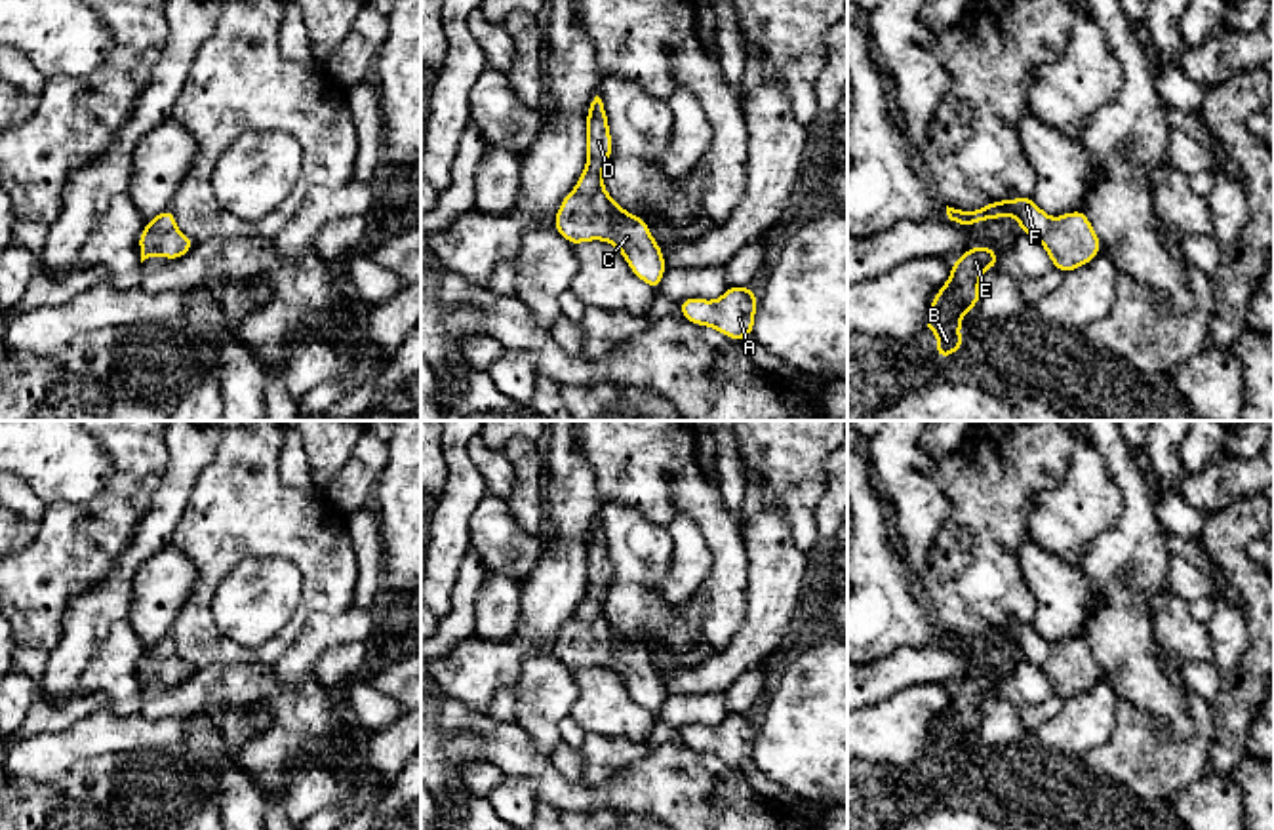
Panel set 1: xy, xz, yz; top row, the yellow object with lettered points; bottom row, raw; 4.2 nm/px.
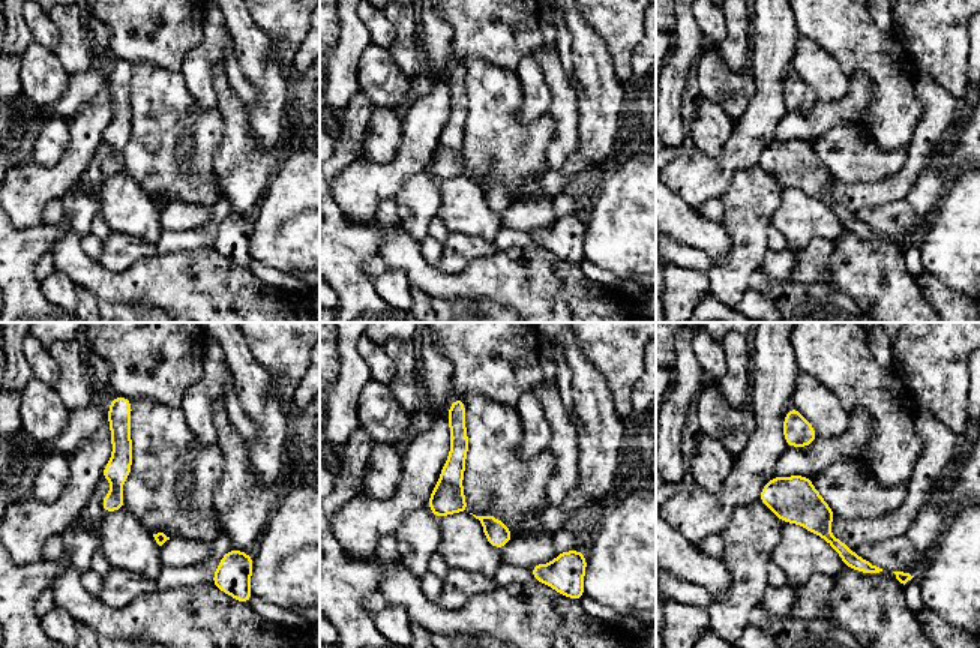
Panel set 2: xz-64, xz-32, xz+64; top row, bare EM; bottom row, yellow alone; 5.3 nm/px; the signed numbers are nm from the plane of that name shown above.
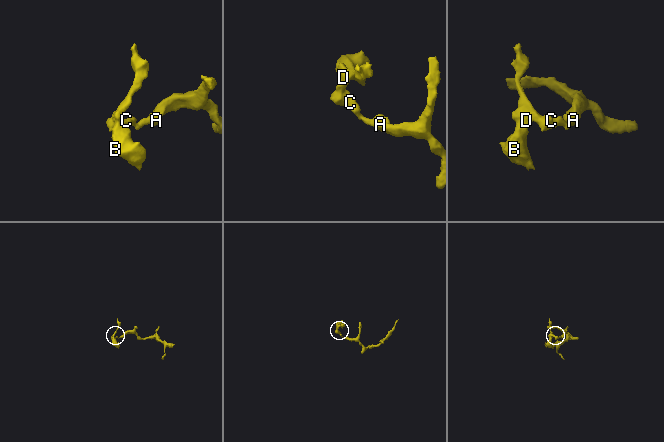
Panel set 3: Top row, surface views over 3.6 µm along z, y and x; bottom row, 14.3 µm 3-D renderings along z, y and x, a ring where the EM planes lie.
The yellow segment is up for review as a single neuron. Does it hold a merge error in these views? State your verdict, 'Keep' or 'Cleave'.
Cleave

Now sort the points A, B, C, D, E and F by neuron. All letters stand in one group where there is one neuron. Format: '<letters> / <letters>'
A C / B D E F

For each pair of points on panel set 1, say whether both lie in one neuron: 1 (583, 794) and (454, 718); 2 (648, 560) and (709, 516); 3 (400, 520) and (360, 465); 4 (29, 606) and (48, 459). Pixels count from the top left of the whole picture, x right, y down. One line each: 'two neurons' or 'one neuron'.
1: one neuron
2: two neurons
3: two neurons
4: two neurons

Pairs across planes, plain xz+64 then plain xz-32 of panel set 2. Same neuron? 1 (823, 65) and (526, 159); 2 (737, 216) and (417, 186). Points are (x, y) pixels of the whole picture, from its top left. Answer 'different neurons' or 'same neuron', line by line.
1: same neuron
2: same neuron

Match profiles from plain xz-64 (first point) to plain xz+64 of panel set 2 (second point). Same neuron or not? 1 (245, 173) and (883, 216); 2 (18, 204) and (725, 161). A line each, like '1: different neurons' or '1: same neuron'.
1: different neurons
2: same neuron

